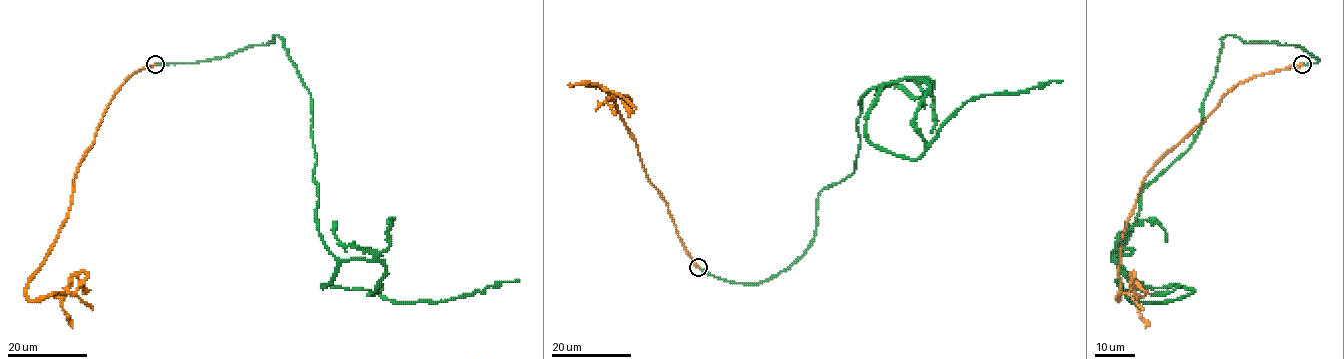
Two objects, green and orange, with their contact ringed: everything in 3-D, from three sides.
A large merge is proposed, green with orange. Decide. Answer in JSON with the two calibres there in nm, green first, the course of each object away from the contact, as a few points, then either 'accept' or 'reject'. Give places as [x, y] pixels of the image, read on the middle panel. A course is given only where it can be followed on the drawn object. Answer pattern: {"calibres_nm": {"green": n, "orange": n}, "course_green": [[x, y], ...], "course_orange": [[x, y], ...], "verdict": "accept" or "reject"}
{"calibres_nm": {"green": 220, "orange": 180}, "course_green": [[699, 267], [757, 284], [804, 252], [871, 89], [867, 138], [917, 159], [966, 102], [1063, 80]], "course_orange": [[698, 267], [617, 105], [601, 87], [570, 85], [594, 83], [624, 94], [629, 99], [604, 101], [615, 111]], "verdict": "accept"}

